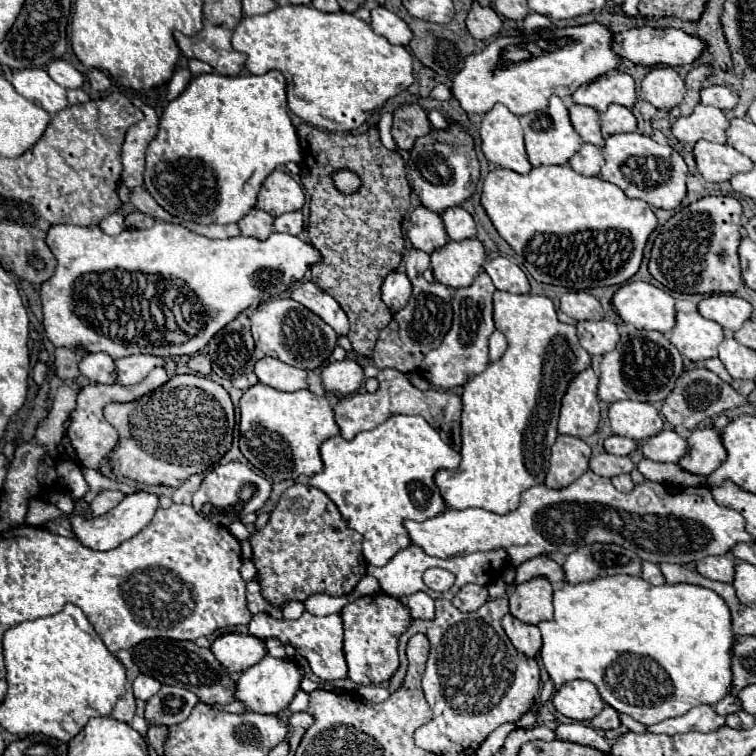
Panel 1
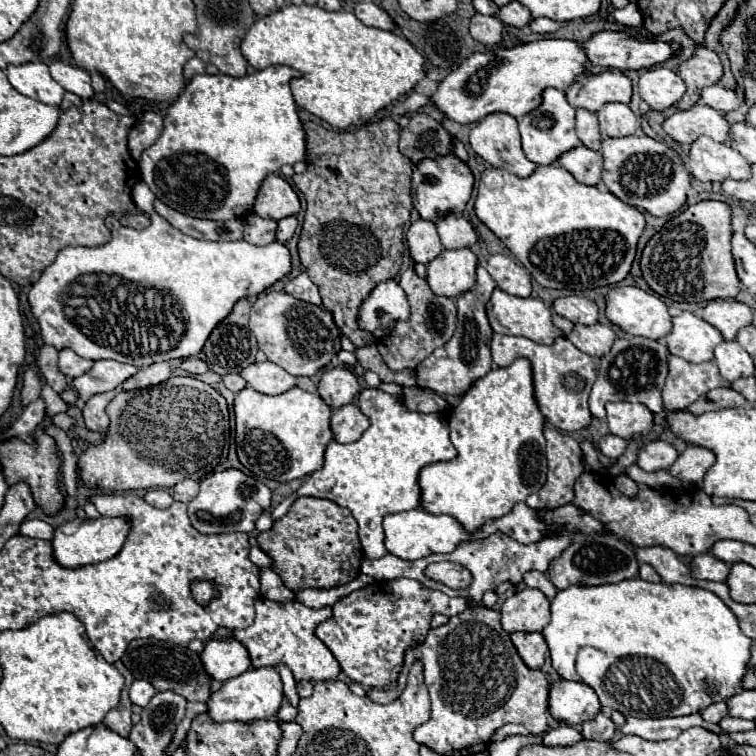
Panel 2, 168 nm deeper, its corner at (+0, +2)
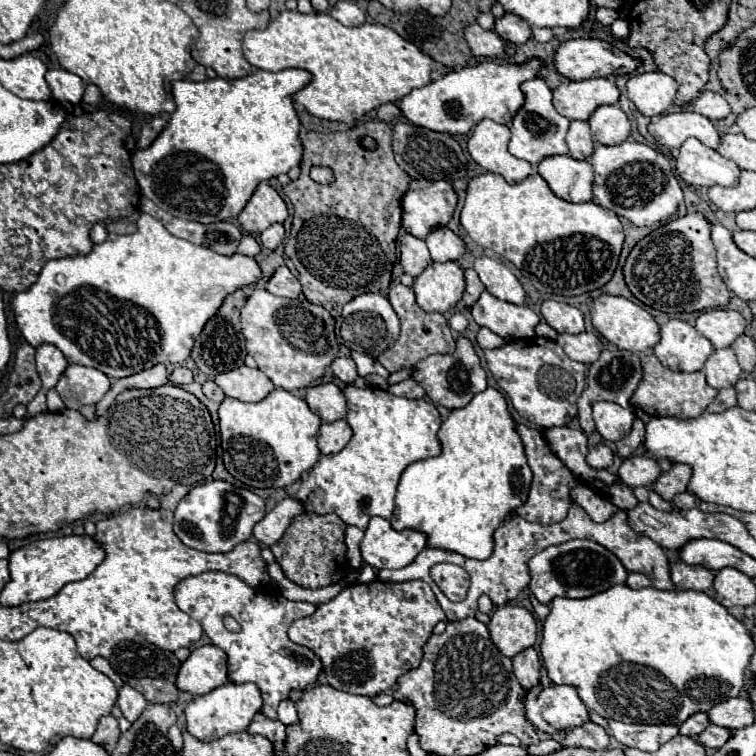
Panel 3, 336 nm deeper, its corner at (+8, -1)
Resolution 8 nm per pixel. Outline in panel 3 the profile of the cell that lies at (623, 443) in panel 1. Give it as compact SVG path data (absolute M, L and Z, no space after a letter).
M596 444L594 448L590 448L588 456L586 456L586 462L592 466L592 468L610 468L612 462L614 462L614 452L606 446L606 444Z

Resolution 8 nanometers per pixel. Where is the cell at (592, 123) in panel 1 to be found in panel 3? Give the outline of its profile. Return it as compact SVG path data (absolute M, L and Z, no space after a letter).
M574 120L570 124L568 136L566 136L566 144L570 148L570 156L572 158L588 160L592 150L594 150L594 138L592 138L592 130L590 130L588 122Z

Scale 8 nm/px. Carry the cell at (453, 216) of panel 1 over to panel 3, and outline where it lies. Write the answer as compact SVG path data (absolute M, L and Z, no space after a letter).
M440 226L440 228L434 228L428 238L426 238L426 244L428 244L428 250L430 250L430 256L434 262L448 262L448 260L458 260L466 246L464 246L464 240L454 234L450 228L446 226Z

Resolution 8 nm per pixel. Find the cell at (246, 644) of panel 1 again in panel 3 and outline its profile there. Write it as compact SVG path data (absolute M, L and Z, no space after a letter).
M214 644L192 650L178 670L178 688L196 696L210 692L228 680L228 656Z

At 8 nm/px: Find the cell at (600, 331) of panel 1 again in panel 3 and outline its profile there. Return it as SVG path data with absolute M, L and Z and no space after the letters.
M580 332L580 334L560 334L556 340L564 352L582 364L592 364L602 350L602 342L596 334L588 334L588 332Z

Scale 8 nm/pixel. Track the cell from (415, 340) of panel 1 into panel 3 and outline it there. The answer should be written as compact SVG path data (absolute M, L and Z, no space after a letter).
M400 282L398 284L392 284L390 290L388 290L388 300L392 304L394 312L398 314L400 324L402 324L400 336L394 342L394 346L388 348L386 352L382 352L378 356L378 362L388 372L398 372L402 368L412 368L414 364L418 364L420 360L424 360L430 354L438 354L438 352L440 354L450 354L450 352L454 352L454 338L452 338L452 332L450 332L450 326L448 326L446 316L440 314L440 312L424 312L416 304L416 298L414 298L412 288L404 286Z

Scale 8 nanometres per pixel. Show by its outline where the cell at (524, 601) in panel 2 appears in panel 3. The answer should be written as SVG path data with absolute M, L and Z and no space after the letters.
M516 604L498 606L488 624L490 638L498 650L512 658L520 650L534 646L538 636L538 622L530 610Z

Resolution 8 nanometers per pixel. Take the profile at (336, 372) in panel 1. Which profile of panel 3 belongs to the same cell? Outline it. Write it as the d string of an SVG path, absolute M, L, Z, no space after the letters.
M324 382L324 384L308 388L306 402L310 410L318 412L318 416L324 422L346 416L346 396L334 382Z

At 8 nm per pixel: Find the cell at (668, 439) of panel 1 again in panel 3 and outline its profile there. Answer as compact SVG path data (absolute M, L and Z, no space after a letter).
M632 456L632 458L626 458L618 470L618 476L620 480L634 488L634 486L646 486L650 488L656 478L660 476L660 464L658 464L658 458L654 456Z

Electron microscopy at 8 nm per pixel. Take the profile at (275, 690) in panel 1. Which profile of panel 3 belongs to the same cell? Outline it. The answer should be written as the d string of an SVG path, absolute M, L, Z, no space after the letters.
M228 682L204 696L194 698L188 706L186 706L186 728L192 736L198 736L200 740L216 740L222 738L230 732L242 732L250 726L252 718L256 712L260 712L264 700L262 700L262 692L256 684L252 682L244 682L244 684L234 684Z

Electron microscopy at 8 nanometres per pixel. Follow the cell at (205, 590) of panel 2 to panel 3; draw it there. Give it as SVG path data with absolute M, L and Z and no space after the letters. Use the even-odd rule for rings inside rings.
M204 572L190 576L176 586L176 604L190 618L196 618L204 632L210 636L212 644L220 646L228 654L228 674L236 684L254 682L262 690L264 712L268 718L276 718L276 708L288 698L288 692L314 684L322 672L320 658L306 646L298 646L288 638L288 626L298 620L312 616L316 612L314 604L292 602L282 594L264 594L256 588L246 586L238 576L226 572ZM222 616L234 616L242 630L232 634L224 628Z

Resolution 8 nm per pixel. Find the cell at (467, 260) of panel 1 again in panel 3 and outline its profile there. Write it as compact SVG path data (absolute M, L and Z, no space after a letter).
M432 262L414 280L416 302L426 312L446 312L462 298L464 270L458 262Z

